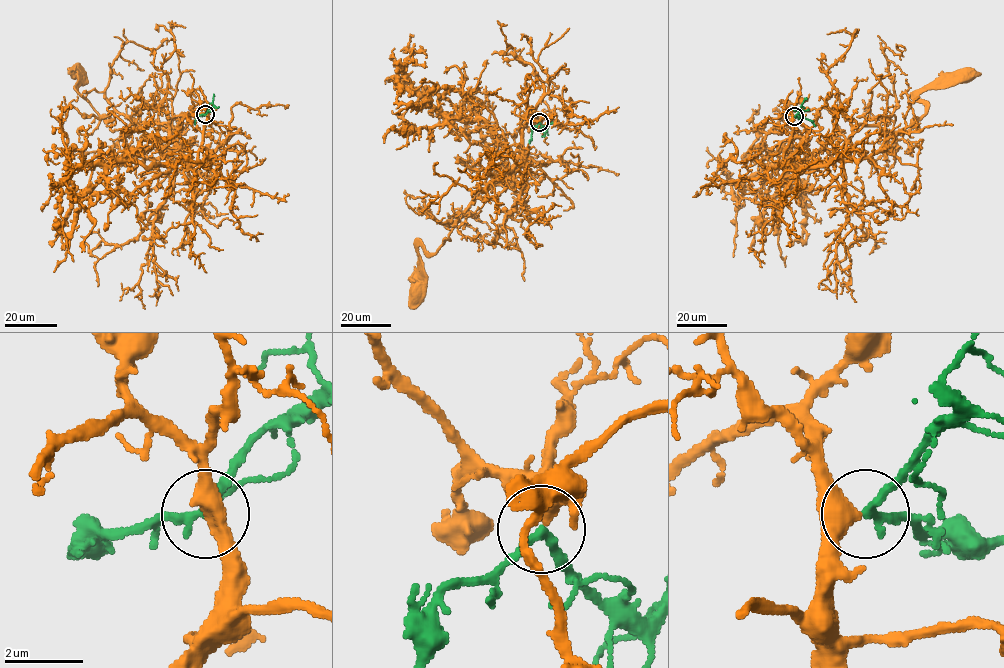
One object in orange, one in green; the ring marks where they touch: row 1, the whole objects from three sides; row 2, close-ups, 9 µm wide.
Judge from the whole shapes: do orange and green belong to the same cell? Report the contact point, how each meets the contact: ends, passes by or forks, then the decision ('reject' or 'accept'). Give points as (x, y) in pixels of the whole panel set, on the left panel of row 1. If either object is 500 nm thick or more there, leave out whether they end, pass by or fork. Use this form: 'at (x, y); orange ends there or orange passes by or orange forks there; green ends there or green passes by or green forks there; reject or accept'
at (205, 114); orange passes by; green passes by; accept

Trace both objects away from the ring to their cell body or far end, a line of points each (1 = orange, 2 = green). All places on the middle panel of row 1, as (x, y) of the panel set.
1: (539, 122), (532, 111), (516, 169), (476, 195), (450, 239), (434, 253), (418, 247), (418, 292)
2: (539, 123), (533, 127), (529, 143)

